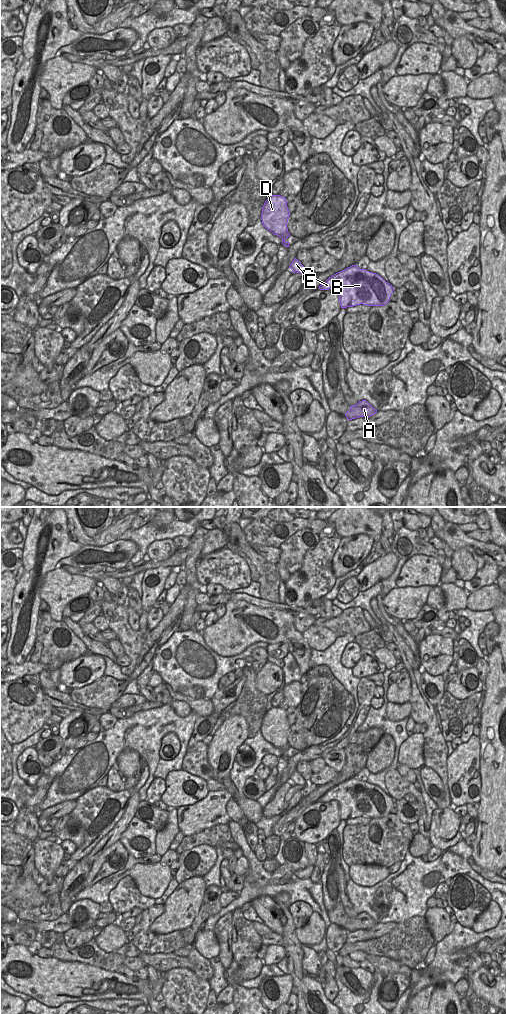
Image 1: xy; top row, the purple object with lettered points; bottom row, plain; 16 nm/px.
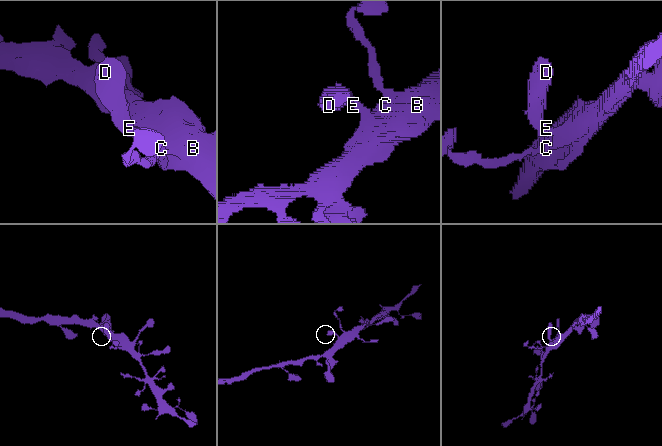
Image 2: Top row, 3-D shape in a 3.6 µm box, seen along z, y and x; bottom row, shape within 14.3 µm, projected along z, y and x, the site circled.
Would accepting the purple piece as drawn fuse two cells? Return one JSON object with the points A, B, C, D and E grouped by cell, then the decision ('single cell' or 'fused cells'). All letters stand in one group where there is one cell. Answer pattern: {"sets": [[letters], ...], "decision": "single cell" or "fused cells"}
{"sets": [["A", "B", "C", "D", "E"]], "decision": "single cell"}

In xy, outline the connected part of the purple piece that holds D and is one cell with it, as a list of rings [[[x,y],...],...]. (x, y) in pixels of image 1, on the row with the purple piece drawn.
[[[272,195],[265,201],[260,217],[263,226],[274,235],[281,237],[285,247],[289,247],[289,242],[285,241],[290,236],[287,228],[289,216],[286,198]]]

